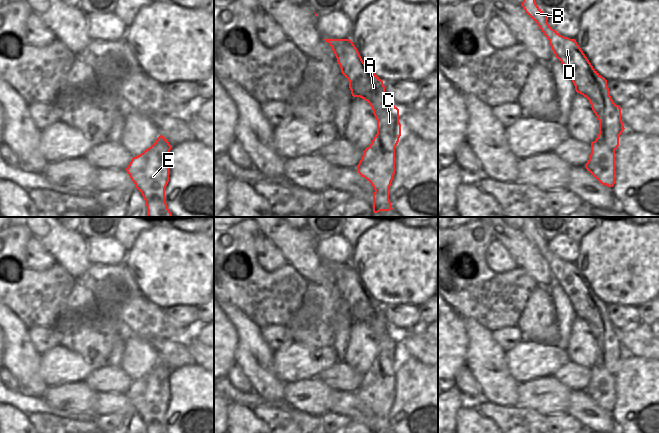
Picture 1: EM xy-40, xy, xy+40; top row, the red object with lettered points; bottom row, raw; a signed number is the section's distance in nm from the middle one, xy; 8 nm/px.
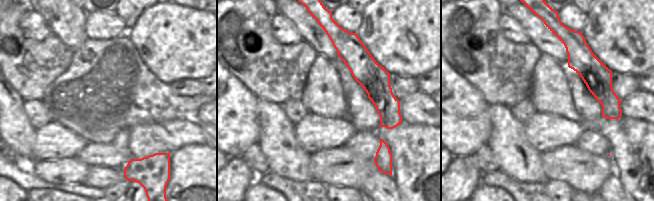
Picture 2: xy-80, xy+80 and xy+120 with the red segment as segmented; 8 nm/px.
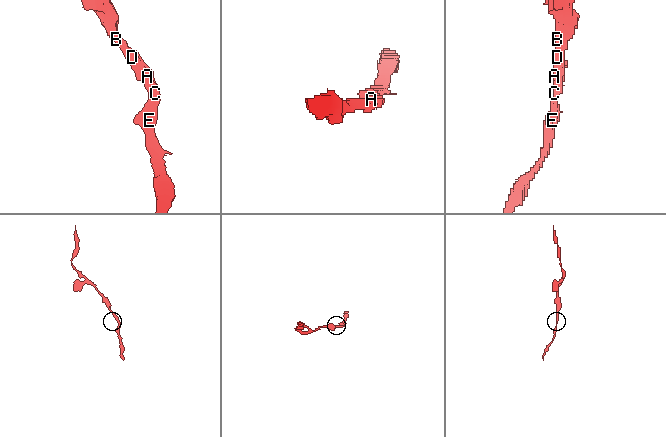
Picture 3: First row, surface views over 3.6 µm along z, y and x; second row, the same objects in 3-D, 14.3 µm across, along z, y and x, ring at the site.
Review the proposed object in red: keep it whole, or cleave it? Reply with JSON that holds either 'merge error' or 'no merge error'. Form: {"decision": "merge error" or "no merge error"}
{"decision": "no merge error"}

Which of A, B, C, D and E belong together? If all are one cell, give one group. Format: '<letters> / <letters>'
A B C D E

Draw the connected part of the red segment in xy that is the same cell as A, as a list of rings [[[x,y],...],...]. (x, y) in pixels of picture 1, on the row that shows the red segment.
[[[324,39],[332,48],[342,74],[349,81],[353,97],[364,99],[372,108],[377,120],[377,134],[371,144],[363,151],[357,172],[374,188],[373,212],[392,210],[389,188],[395,174],[395,148],[401,136],[399,109],[387,98],[383,81],[363,62],[357,48],[350,39]]]

